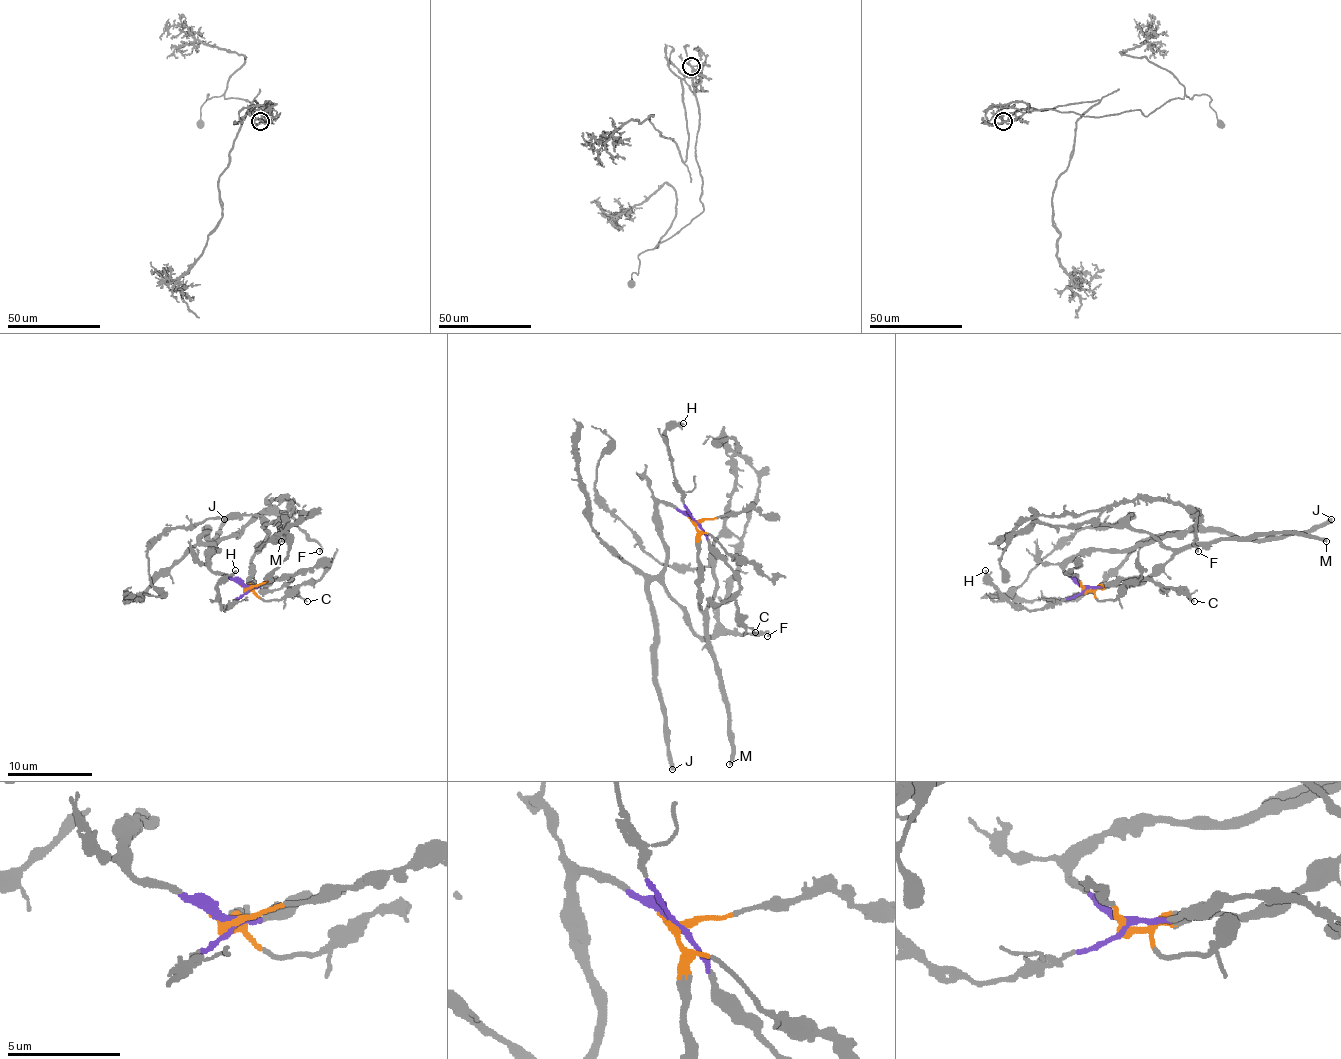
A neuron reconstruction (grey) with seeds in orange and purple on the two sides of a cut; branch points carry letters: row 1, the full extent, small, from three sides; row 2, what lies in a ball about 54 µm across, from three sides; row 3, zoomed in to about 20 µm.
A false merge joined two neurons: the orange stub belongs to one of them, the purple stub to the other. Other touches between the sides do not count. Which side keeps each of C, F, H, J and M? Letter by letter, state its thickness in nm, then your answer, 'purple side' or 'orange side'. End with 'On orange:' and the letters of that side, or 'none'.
C: calibre 190 nm; purple side
F: calibre 150 nm; purple side
H: calibre 280 nm; purple side
J: calibre 400 nm; purple side
M: calibre 320 nm; orange side
On orange: M

